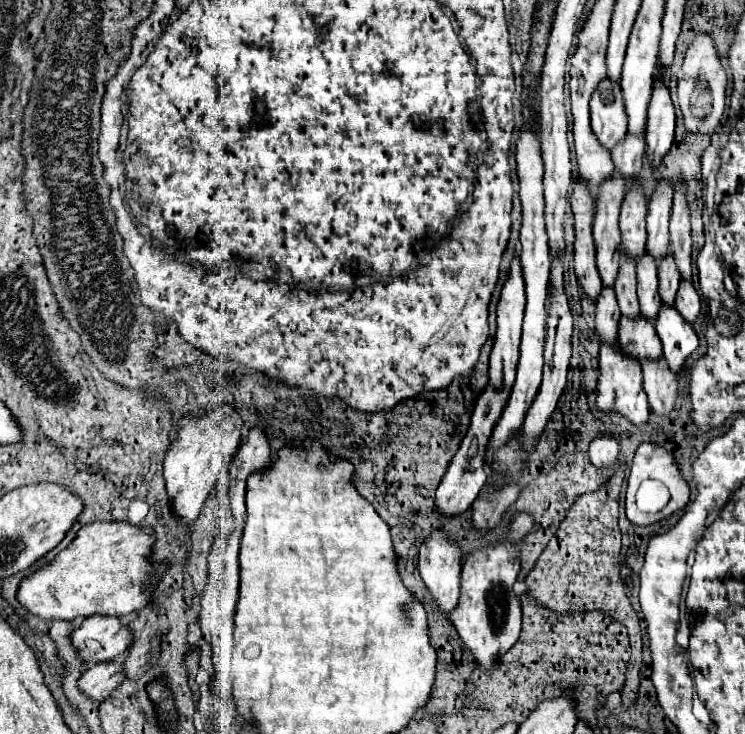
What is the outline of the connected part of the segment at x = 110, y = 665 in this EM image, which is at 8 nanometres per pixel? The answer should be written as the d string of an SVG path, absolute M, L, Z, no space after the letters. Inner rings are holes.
M101 662L89 666L79 678L79 690L89 700L103 702L123 680L123 666L119 662Z

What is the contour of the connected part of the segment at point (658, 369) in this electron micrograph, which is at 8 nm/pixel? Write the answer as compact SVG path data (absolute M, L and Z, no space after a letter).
M665 360L659 362L643 362L643 388L649 396L649 406L655 414L663 416L673 412L677 400L677 378L667 368Z

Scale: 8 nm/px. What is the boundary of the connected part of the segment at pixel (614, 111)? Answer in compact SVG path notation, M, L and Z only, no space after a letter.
M607 78L597 86L591 98L591 128L603 148L613 150L627 132L621 88Z

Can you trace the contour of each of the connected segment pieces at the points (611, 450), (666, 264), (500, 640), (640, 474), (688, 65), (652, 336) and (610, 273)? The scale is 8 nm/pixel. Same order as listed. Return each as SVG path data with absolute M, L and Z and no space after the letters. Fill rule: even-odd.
M611 436L595 438L589 446L589 458L595 468L611 468L619 458L619 444Z
M671 256L663 258L659 264L659 296L663 304L675 306L675 294L677 294L679 282L681 282L681 276L673 264L673 258Z
M515 544L491 546L487 550L475 550L467 556L461 570L461 596L457 608L451 612L451 622L461 636L461 642L471 650L475 664L483 672L491 672L493 660L505 654L521 632L521 606L513 592L513 584L519 572L519 552Z
M645 442L645 444L641 444L641 446L637 448L627 484L629 484L629 486L627 486L627 518L629 518L633 524L637 524L637 526L647 526L647 524L661 522L663 518L671 516L673 512L685 508L685 504L689 502L689 486L687 486L687 482L681 478L679 468L677 468L673 456L671 456L665 448L659 448L659 446L655 446L655 444L647 444L647 442ZM645 480L657 480L657 482L661 482L663 488L669 492L669 502L667 502L667 506L665 506L661 512L657 512L657 514L645 514L645 512L639 512L639 510L637 510L637 498L635 498L635 494L637 494L637 488L641 486L641 482L645 482Z
M699 34L695 42L685 52L685 62L677 72L677 94L679 106L683 112L683 124L691 134L711 134L723 118L725 110L725 84L727 74L719 64L717 52L713 48L713 40L707 34Z
M621 318L619 346L623 354L635 358L637 362L661 358L661 340L655 332L655 326L643 318L639 320Z
M615 172L599 190L597 212L593 220L593 238L597 250L597 268L603 286L615 284L619 272L619 210L625 194L625 182Z

